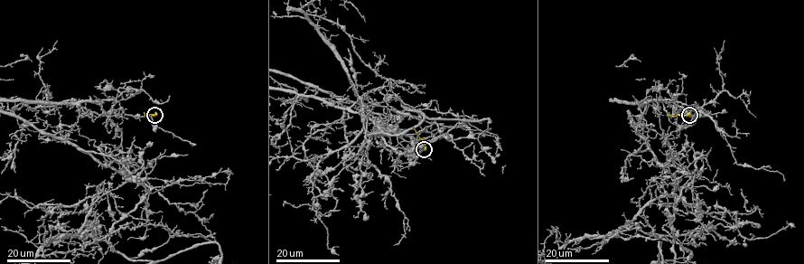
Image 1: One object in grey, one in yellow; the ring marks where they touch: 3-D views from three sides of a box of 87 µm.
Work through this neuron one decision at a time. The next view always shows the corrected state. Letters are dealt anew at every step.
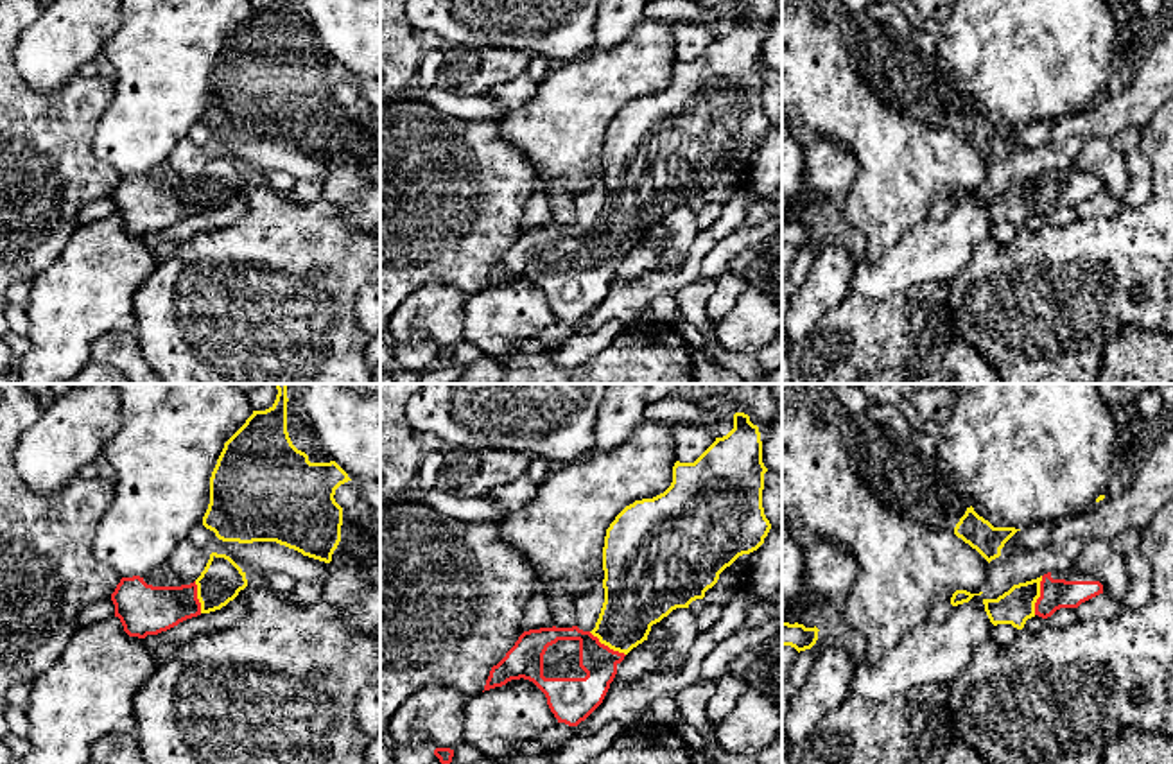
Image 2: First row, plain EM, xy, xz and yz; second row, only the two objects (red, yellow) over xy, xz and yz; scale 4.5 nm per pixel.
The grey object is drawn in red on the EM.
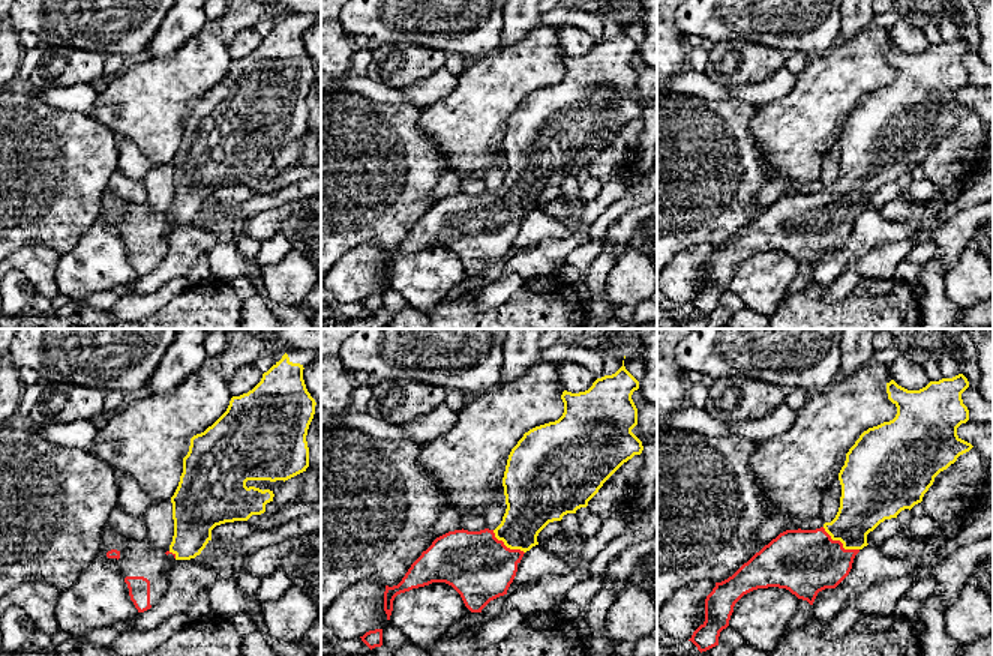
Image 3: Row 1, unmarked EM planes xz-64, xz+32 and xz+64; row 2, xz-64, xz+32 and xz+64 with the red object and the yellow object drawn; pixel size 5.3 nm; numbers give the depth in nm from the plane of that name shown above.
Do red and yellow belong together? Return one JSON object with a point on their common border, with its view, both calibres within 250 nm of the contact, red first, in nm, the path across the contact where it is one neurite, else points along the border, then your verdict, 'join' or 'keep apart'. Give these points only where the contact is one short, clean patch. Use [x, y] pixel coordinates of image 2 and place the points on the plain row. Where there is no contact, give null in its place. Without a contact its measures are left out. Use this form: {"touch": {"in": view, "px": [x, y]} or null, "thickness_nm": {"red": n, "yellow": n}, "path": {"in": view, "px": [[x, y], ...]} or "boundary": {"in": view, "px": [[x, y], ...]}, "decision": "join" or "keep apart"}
{"touch": {"in": "yz", "px": [1041, 194]}, "thickness_nm": {"red": 140, "yellow": 160}, "path": {"in": "yz", "px": [[1055, 192], [1041, 194], [1017, 203]]}, "decision": "join"}

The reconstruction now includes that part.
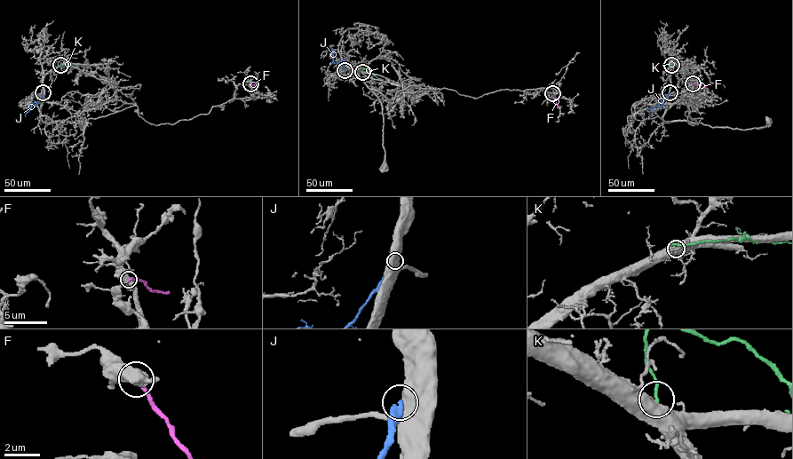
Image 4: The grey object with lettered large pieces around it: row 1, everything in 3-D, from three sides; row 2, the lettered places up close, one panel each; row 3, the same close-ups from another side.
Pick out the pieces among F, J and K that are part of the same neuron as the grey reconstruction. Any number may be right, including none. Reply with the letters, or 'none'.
none

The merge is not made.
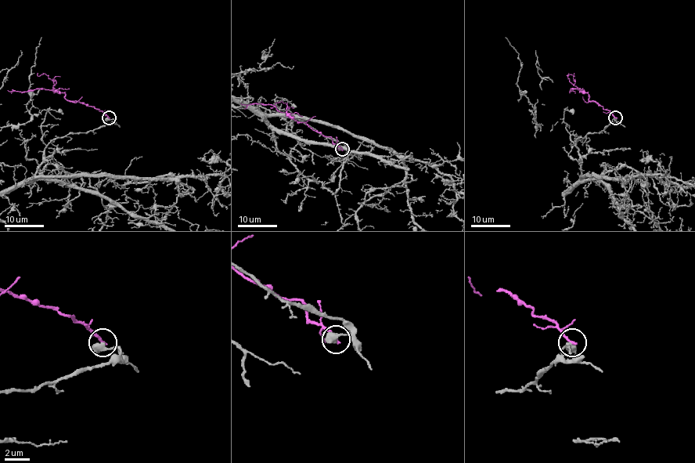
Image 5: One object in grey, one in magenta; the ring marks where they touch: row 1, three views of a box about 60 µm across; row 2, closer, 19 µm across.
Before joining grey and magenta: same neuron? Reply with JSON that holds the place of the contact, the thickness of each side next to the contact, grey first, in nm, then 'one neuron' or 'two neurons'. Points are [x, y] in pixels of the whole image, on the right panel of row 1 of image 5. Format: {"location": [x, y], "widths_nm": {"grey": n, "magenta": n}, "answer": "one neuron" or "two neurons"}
{"location": [615, 117], "widths_nm": {"grey": 650, "magenta": 240}, "answer": "two neurons"}

